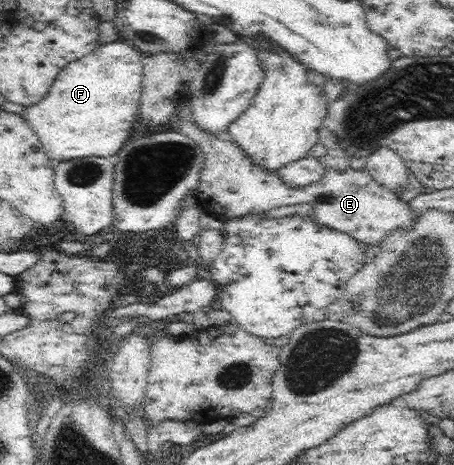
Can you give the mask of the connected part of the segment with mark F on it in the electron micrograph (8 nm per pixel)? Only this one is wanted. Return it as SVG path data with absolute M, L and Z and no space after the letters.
M118 40L102 44L84 57L71 61L60 70L50 91L38 103L25 106L24 119L38 133L46 155L54 161L68 161L76 157L115 156L118 149L130 139L130 131L139 115L143 80L143 53L127 41Z

